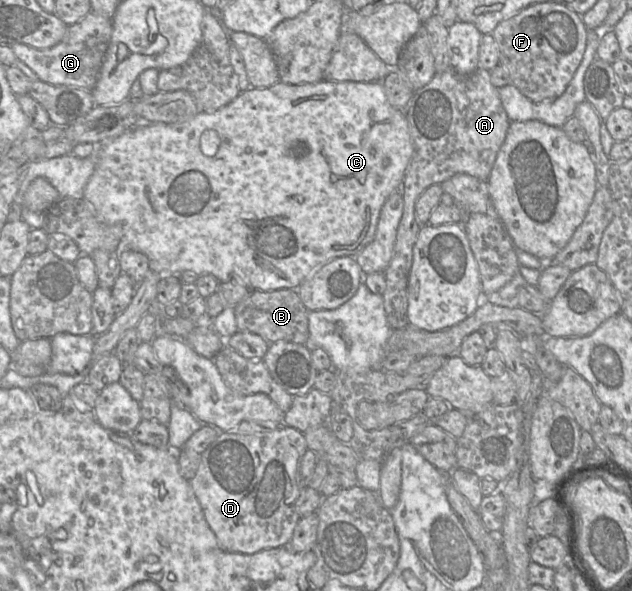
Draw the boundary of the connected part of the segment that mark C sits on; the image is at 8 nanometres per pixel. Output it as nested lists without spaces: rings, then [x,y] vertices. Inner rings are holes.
[[[322,80],[316,83],[288,84],[279,81],[270,87],[250,87],[248,90],[240,92],[240,94],[229,104],[214,112],[199,112],[184,122],[174,124],[150,123],[147,125],[135,126],[122,135],[115,137],[100,146],[96,146],[94,155],[95,169],[84,188],[83,198],[95,207],[97,215],[100,217],[100,221],[109,225],[120,225],[124,236],[128,240],[128,248],[145,254],[149,260],[149,268],[161,275],[177,274],[182,271],[193,271],[199,276],[203,274],[212,274],[219,282],[223,283],[229,281],[239,282],[250,290],[273,291],[288,288],[298,289],[298,287],[307,278],[330,260],[347,255],[356,257],[369,243],[374,240],[381,208],[392,192],[402,188],[405,170],[412,158],[413,152],[414,145],[405,112],[394,108],[389,103],[382,82],[340,82]]]

